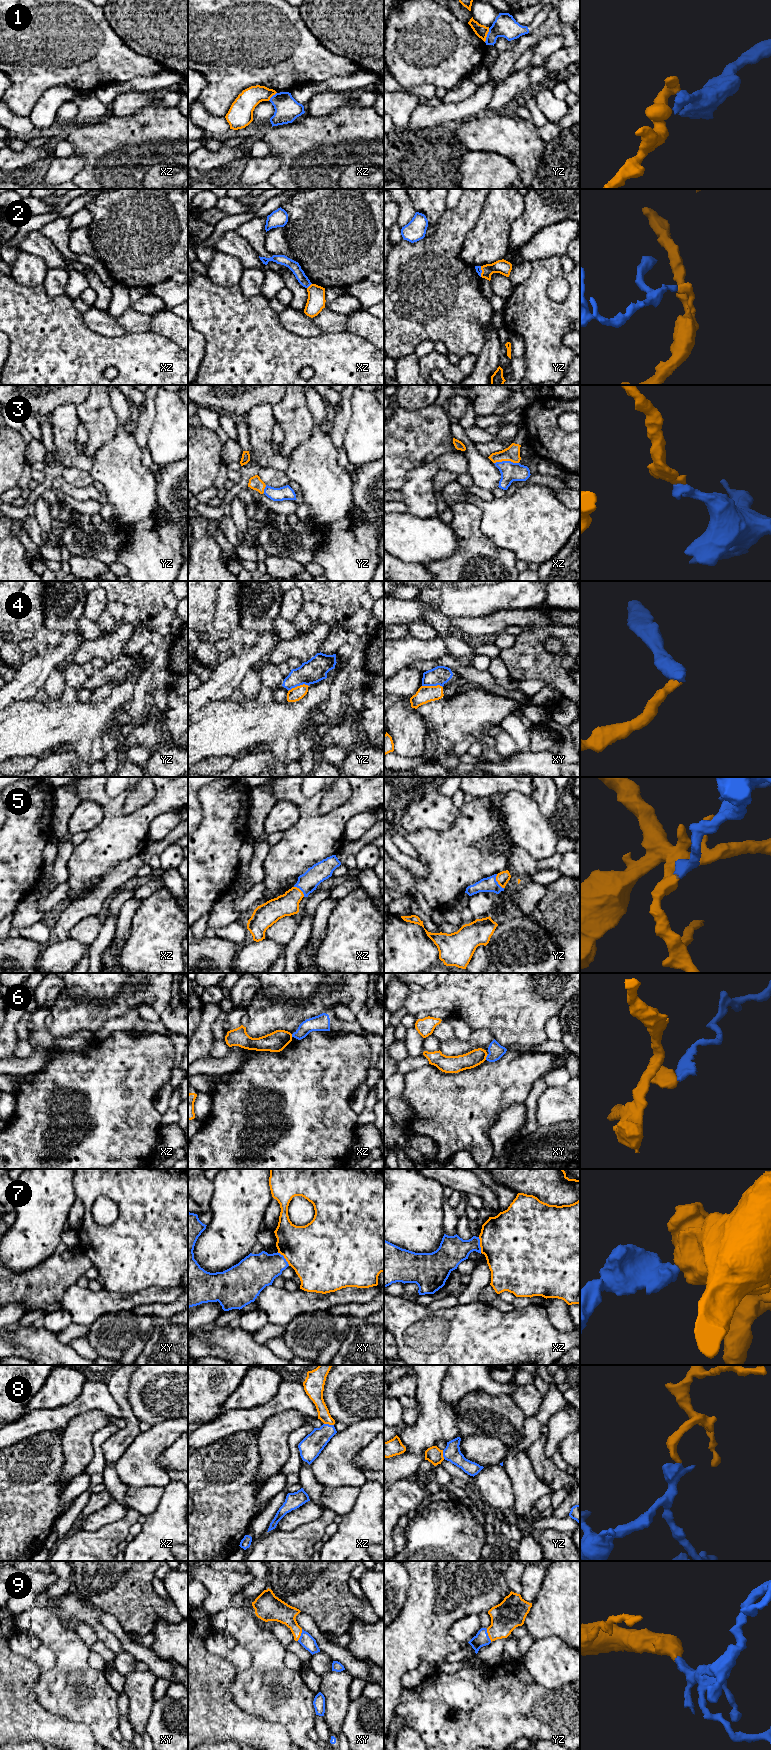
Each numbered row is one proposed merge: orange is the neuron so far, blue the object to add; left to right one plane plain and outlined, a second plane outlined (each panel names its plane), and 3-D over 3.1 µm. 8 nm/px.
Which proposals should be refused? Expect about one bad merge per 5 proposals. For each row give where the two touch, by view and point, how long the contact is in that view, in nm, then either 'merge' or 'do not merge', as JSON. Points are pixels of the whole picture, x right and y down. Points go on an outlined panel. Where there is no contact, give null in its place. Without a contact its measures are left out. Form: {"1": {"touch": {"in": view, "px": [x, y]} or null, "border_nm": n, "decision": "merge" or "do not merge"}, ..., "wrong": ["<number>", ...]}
{"1": {"touch": {"in": "yz", "px": [486, 35]}, "border_nm": 120, "decision": "do not merge"}, "2": {"touch": {"in": "xz", "px": [309, 286]}, "border_nm": 60, "decision": "do not merge"}, "3": {"touch": {"in": "xz", "px": [506, 460]}, "border_nm": 200, "decision": "merge"}, "4": {"touch": {"in": "yz", "px": [298, 686]}, "border_nm": 180, "decision": "do not merge"}, "5": {"touch": {"in": "yz", "px": [497, 881]}, "border_nm": 130, "decision": "merge"}, "6": {"touch": {"in": "xy", "px": [486, 1056]}, "border_nm": 50, "decision": "do not merge"}, "7": {"touch": {"in": "xy", "px": [284, 1257]}, "border_nm": 150, "decision": "do not merge"}, "8": {"touch": {"in": "xz", "px": [329, 1424]}, "border_nm": 80, "decision": "merge"}, "9": {"touch": {"in": "yz", "px": [488, 1635]}, "border_nm": 110, "decision": "merge"}, "wrong": ["1", "2", "4", "6", "7"]}

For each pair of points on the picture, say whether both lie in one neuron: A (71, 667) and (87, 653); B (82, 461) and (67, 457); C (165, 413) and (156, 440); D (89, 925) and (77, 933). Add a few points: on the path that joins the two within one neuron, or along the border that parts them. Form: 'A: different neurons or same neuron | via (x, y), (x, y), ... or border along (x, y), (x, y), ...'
A: different neurons | border along (70, 660), (76, 663), (91, 663)
B: same neuron | via (78, 459), (71, 457)
C: same neuron | via (165, 420), (165, 431), (163, 433)
D: same neuron | via (86, 928), (80, 932)

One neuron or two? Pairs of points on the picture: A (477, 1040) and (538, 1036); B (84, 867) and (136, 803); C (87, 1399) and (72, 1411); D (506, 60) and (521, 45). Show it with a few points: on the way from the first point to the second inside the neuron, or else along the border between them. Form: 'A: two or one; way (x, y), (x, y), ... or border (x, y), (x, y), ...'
A: two; border (472, 1029), (487, 1029), (494, 1038)
B: two; border (149, 802), (132, 812), (125, 813), (123, 811)
C: one; way (83, 1403), (76, 1407)
D: one; way (510, 56), (517, 49)

